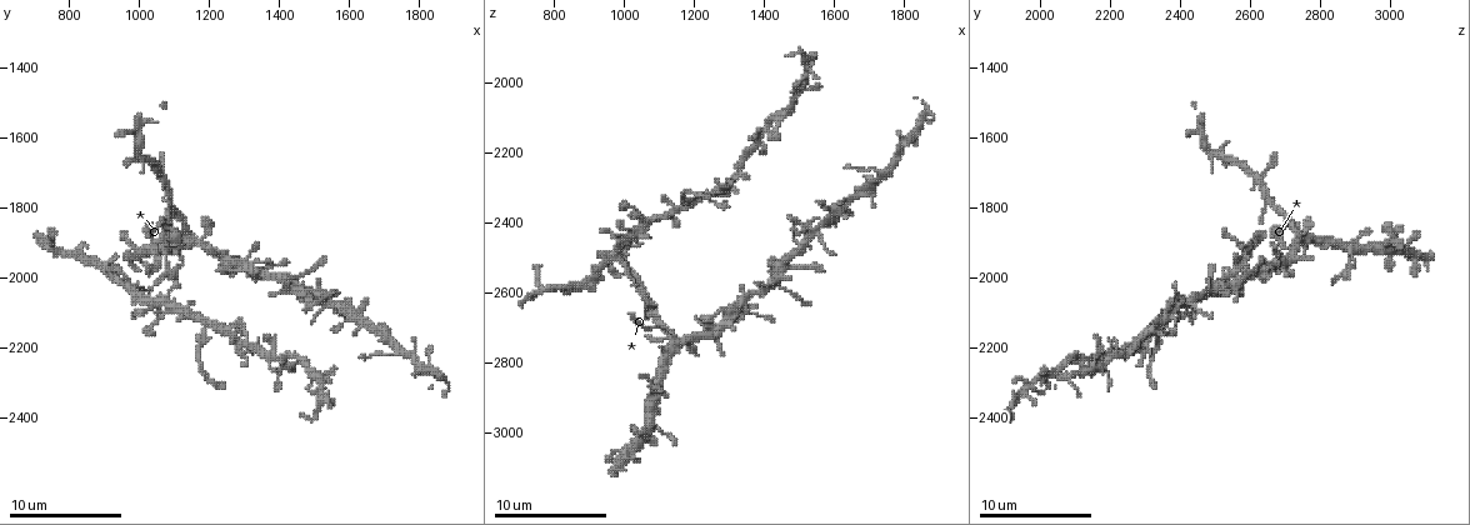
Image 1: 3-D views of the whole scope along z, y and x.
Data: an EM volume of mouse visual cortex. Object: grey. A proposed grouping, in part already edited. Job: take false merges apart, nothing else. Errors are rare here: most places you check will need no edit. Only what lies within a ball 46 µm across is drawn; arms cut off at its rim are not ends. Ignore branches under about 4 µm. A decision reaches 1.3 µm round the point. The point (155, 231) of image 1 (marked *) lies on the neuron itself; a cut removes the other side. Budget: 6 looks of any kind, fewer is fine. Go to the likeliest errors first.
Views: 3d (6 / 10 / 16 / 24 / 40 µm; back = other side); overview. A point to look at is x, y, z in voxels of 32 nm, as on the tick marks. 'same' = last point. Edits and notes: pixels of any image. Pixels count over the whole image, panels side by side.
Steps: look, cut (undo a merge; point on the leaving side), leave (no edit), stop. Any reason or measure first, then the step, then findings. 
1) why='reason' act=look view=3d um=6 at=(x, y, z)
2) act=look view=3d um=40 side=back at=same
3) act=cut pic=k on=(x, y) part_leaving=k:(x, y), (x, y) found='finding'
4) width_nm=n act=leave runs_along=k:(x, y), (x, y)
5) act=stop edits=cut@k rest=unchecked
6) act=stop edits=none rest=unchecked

why='four or more arms meet' act=look view=3d um=16 at=(1430, 2020, 2570)

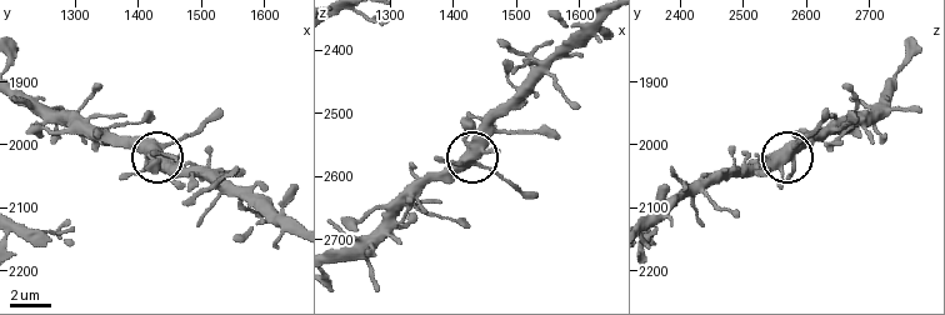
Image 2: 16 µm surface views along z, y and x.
width_nm=460 act=leave found='all the same neuron'

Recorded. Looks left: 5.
why='two arms in line, one across' act=look view=3d um=6 at=(1110, 1810, 2690)

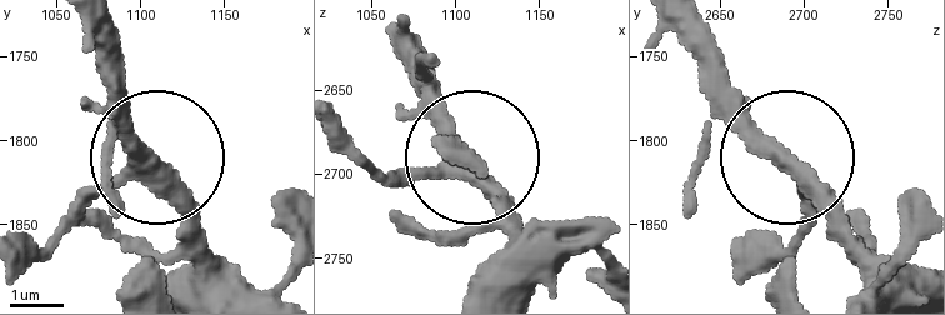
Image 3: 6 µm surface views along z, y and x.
side_arm_um=16 act=leave found='all the same neuron'

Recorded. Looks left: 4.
why='side arm on a straight run' act=look view=3d um=10 at=(900, 1970, 2560)

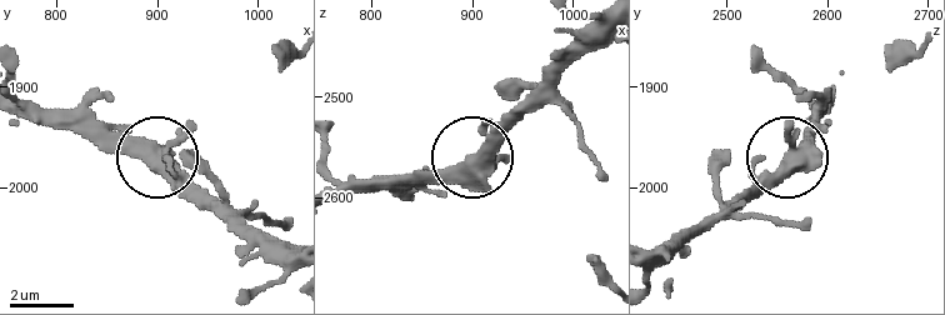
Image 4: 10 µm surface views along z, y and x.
act=look view=3d um=10 side=back at=(898, 1976, 2566)

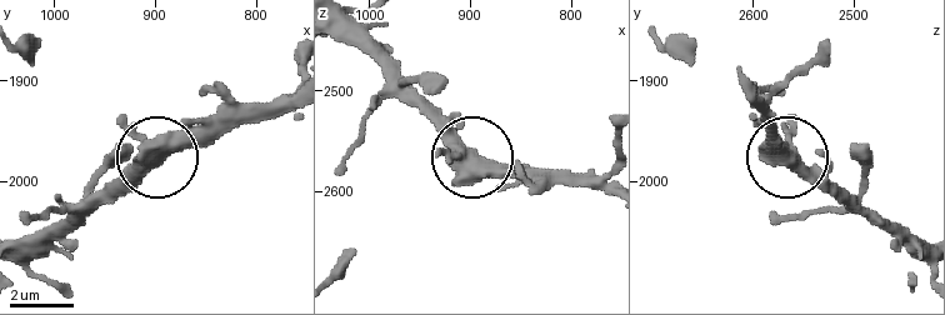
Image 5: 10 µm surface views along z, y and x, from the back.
side_arm_um=8 act=leave found='continuous, no second neuron'

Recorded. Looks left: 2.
act=stop edits=none rest=unchecked

